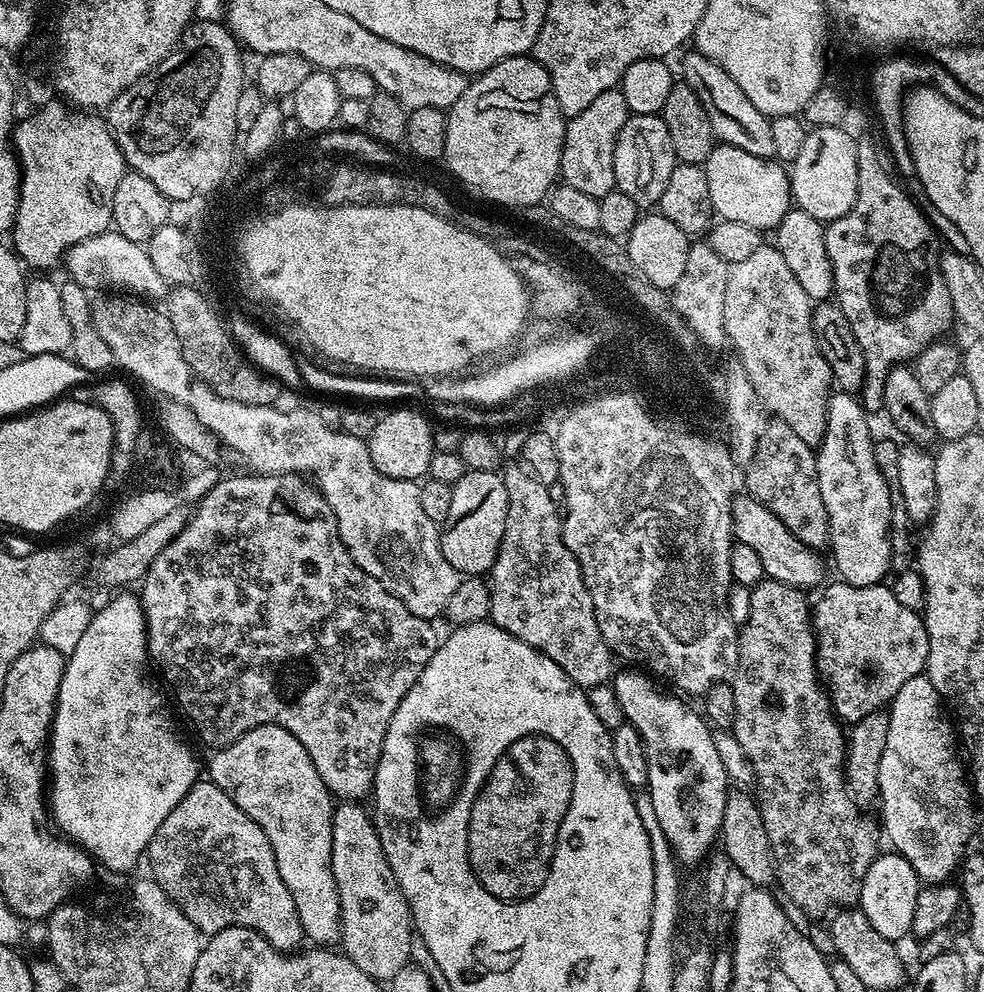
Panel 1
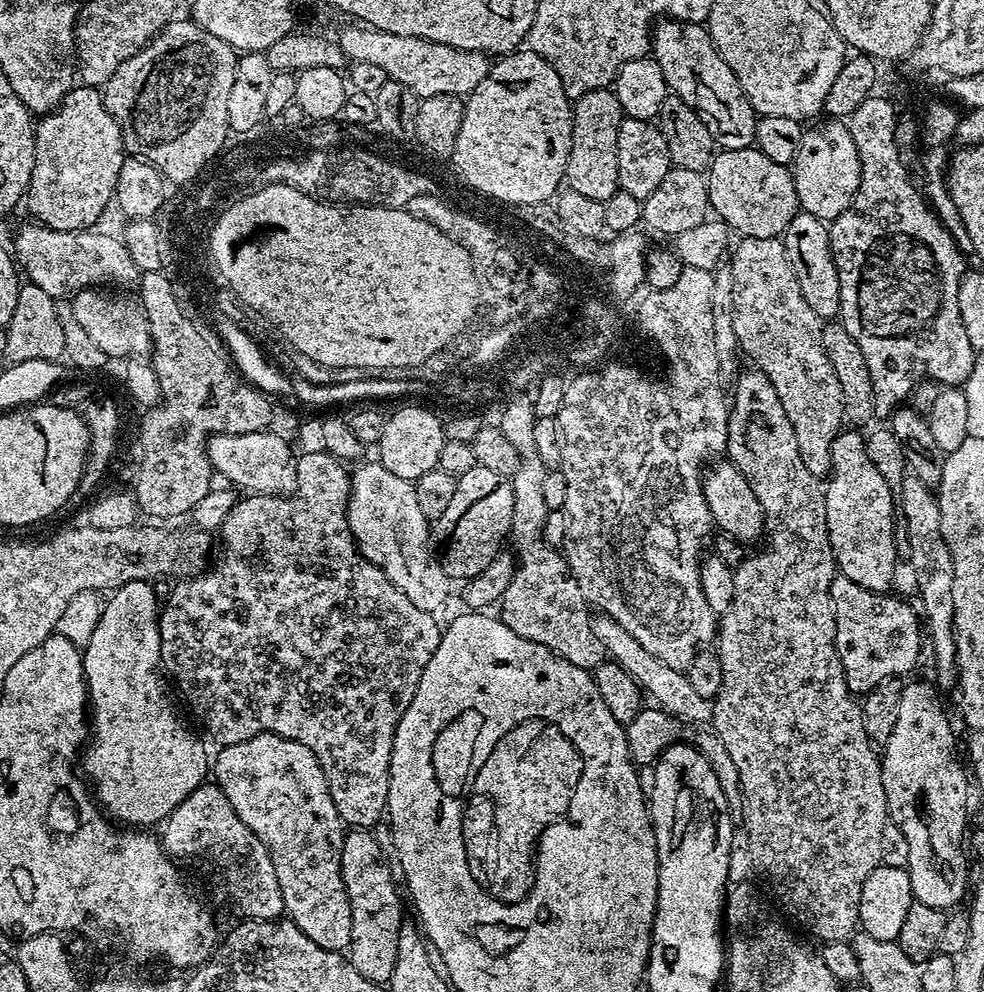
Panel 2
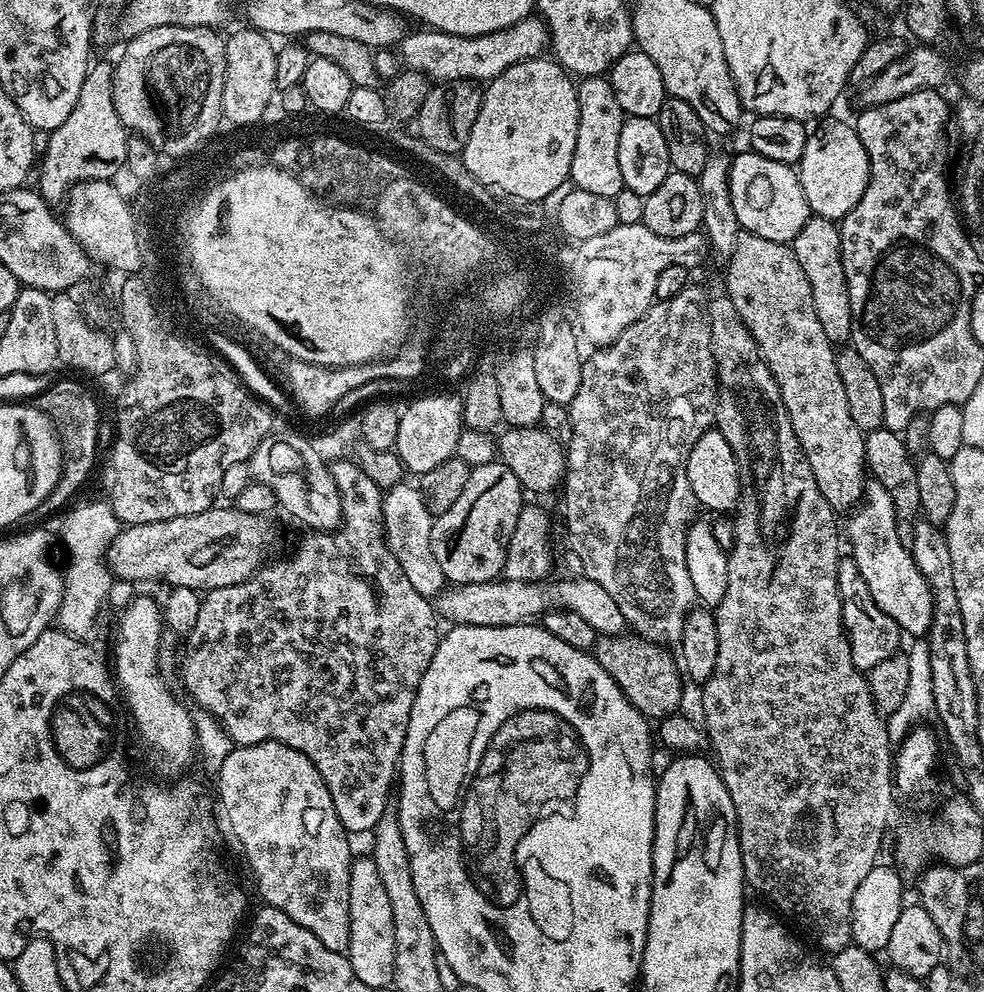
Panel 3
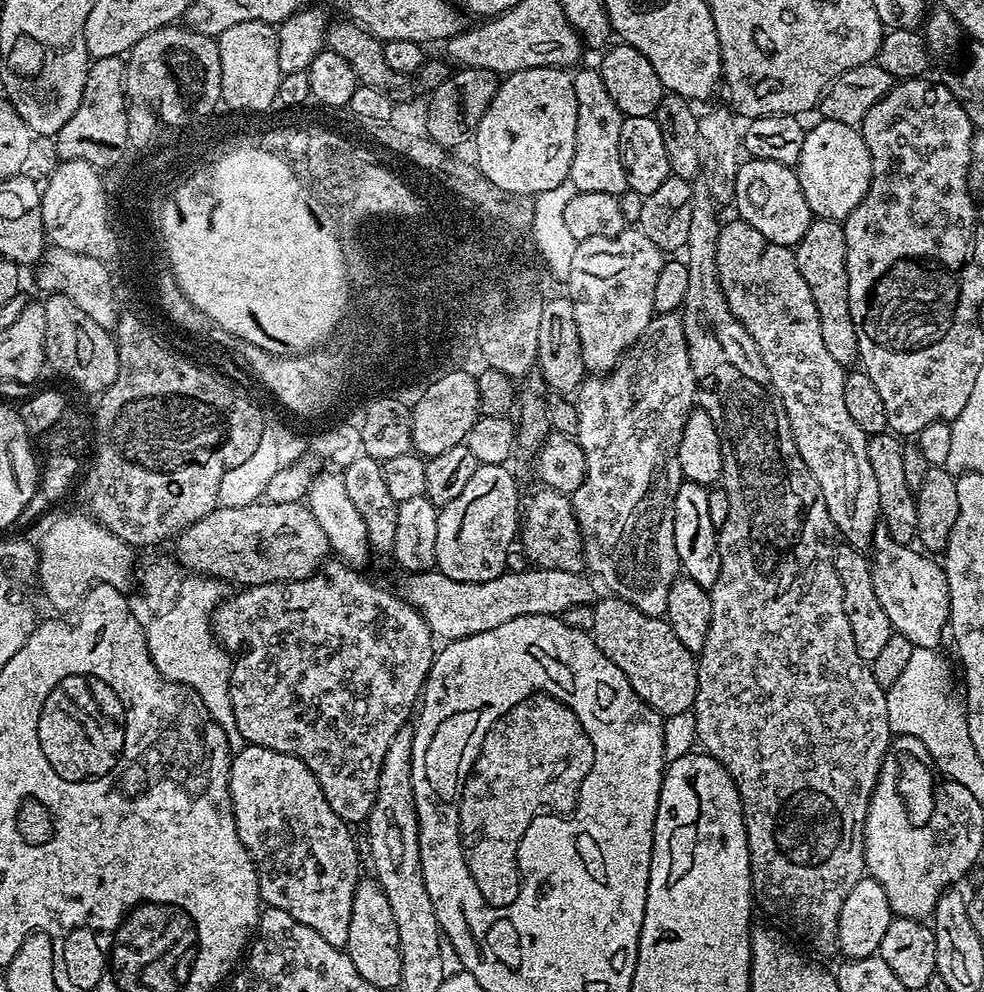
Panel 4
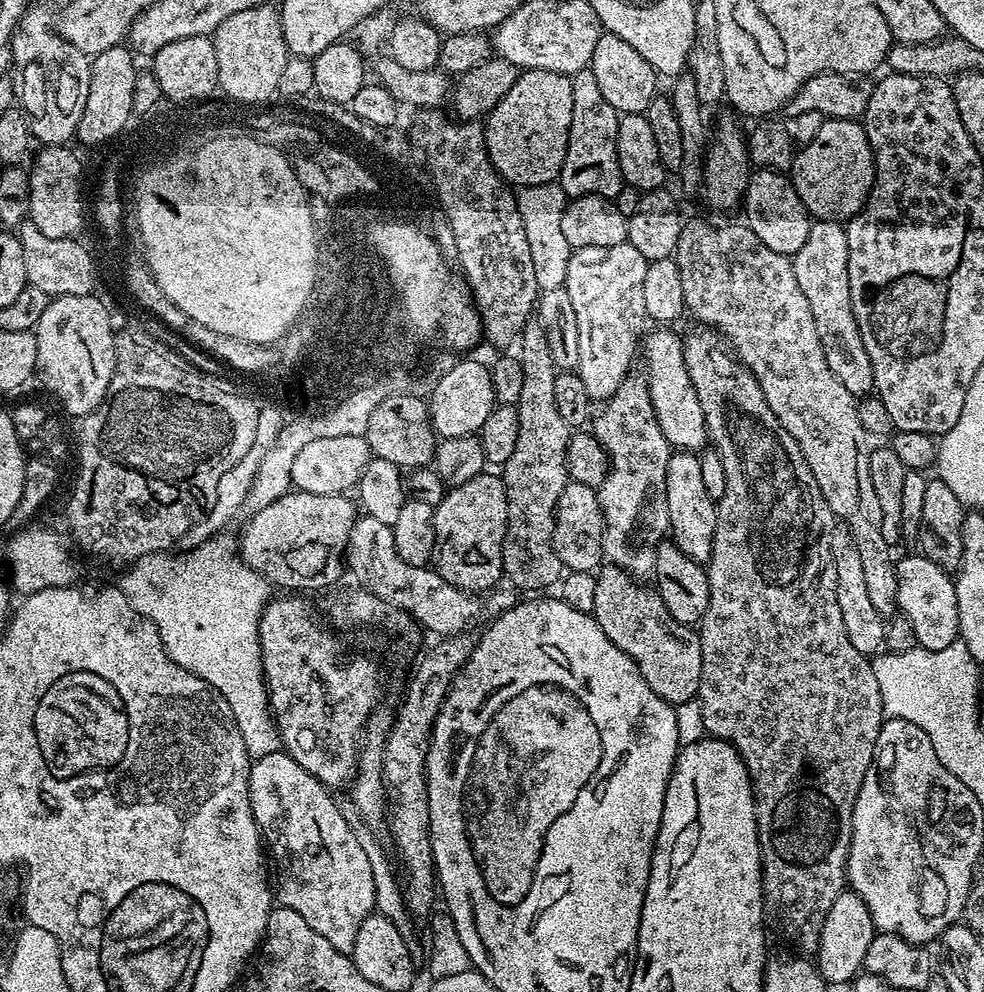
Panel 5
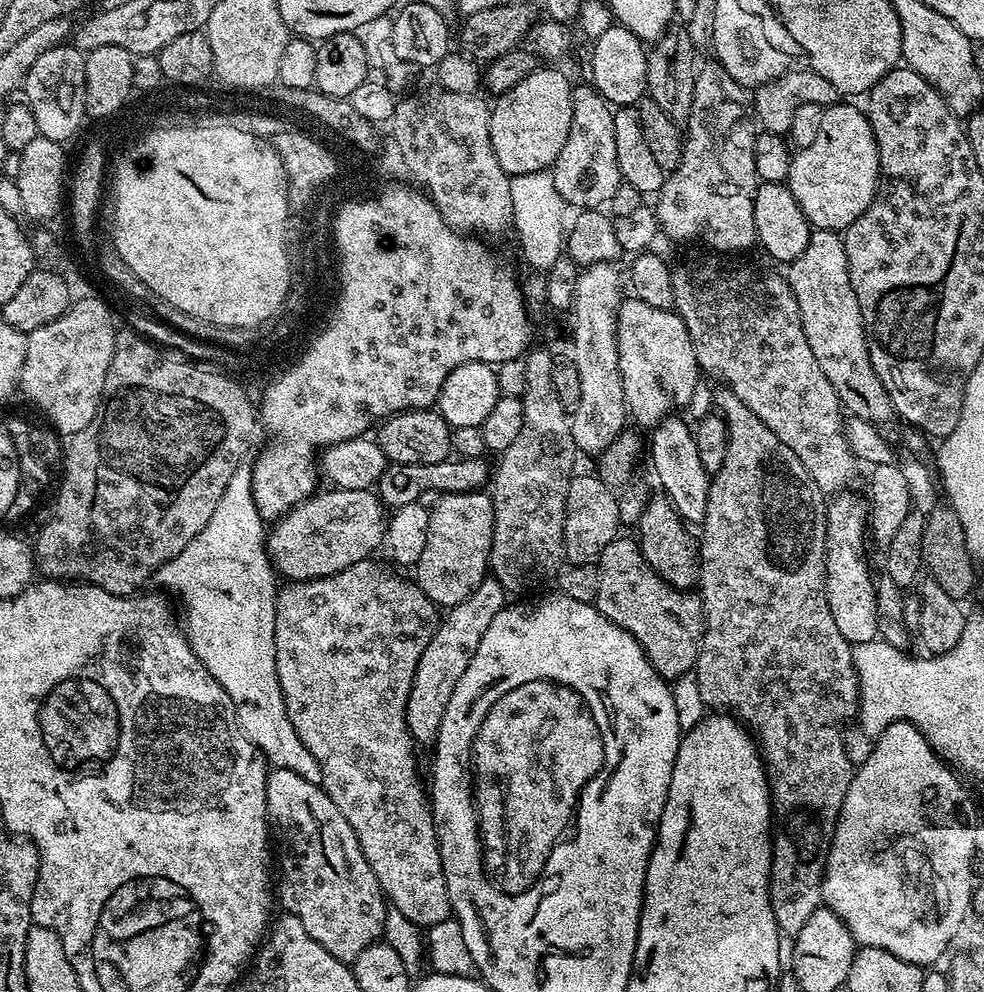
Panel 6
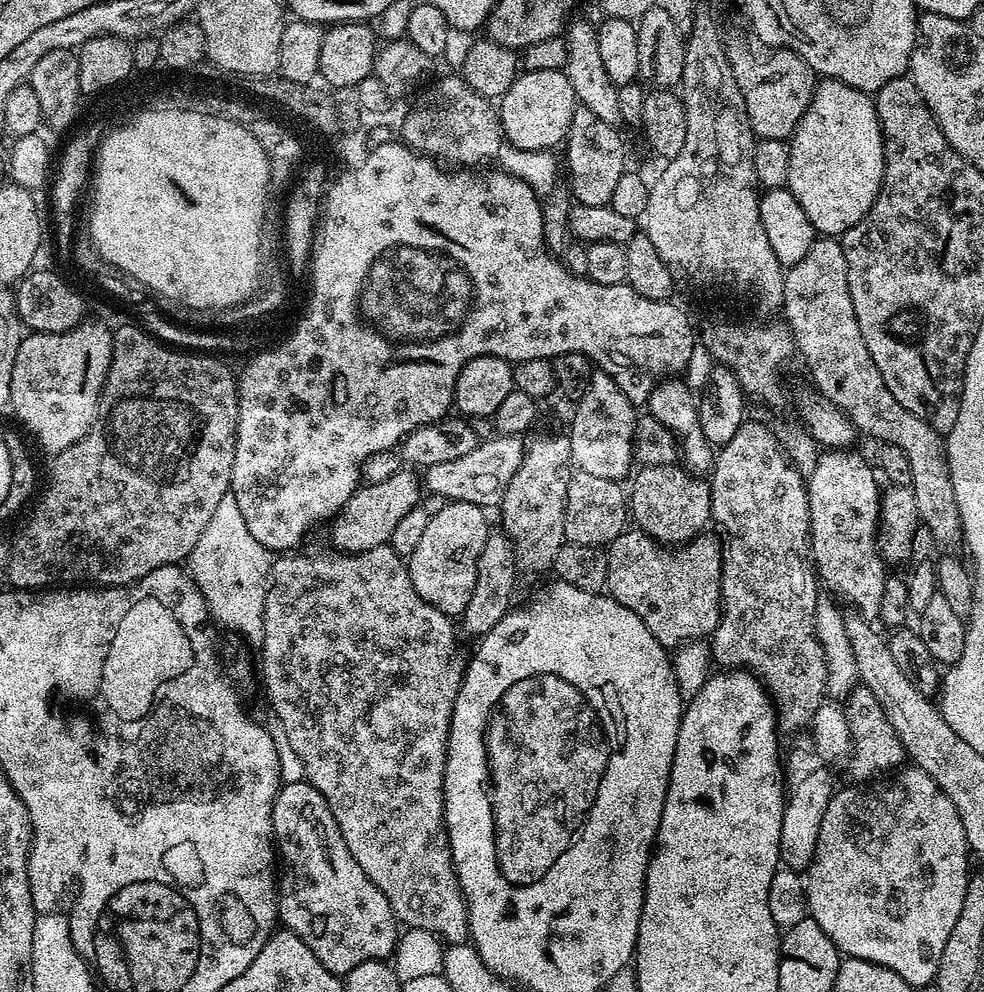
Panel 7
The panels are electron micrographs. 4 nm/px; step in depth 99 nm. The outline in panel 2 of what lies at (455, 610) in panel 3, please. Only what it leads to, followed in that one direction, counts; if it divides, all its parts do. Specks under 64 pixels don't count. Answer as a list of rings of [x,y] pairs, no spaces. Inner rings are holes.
[[[600,614],[593,619],[592,625],[594,634],[598,634],[598,642],[602,642],[605,653],[615,663],[621,664],[624,670],[635,678],[641,689],[647,695],[649,692],[656,699],[653,701],[659,707],[670,713],[671,716],[676,716],[690,725],[711,725],[712,701],[701,698],[694,691],[694,685],[691,684],[690,678],[684,672],[674,670],[674,666],[666,666],[666,662],[662,662],[662,658],[654,658],[654,654],[650,654],[650,650],[638,646],[637,640],[630,638],[630,634],[626,630],[622,630],[622,626],[618,626],[618,622],[614,622],[614,618]]]

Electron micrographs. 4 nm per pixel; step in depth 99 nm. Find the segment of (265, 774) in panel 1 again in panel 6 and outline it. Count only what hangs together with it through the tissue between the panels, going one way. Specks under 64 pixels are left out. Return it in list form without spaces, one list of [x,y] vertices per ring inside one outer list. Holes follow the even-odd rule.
[[[272,768],[266,782],[266,810],[268,811],[268,827],[274,837],[274,844],[280,847],[280,904],[283,911],[296,916],[302,926],[306,926],[306,934],[318,942],[334,958],[351,962],[362,954],[370,945],[377,943],[384,932],[384,919],[390,913],[384,891],[378,886],[378,878],[374,878],[374,870],[370,870],[370,862],[366,862],[366,854],[362,854],[362,846],[358,846],[358,838],[354,830],[350,830],[350,822],[342,818],[342,810],[330,802],[323,787],[314,782],[306,782],[306,778],[298,778],[294,770]]]

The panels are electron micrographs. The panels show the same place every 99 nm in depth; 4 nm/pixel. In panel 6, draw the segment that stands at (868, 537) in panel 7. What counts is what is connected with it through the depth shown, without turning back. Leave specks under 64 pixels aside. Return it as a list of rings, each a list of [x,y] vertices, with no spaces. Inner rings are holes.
[[[841,490],[827,501],[824,509],[825,530],[824,530],[824,561],[826,562],[826,602],[830,602],[830,614],[834,614],[834,626],[838,626],[838,630],[842,634],[842,638],[846,638],[850,645],[865,644],[871,640],[877,639],[876,630],[876,586],[874,583],[874,572],[868,569],[868,556],[864,553],[864,536],[866,540],[866,529],[869,527],[868,506],[863,495],[855,496],[852,490]]]

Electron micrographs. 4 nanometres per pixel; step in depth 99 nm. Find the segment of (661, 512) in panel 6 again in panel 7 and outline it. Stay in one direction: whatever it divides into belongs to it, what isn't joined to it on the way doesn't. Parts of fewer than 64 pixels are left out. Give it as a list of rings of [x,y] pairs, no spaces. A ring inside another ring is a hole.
[[[674,463],[641,467],[631,480],[632,492],[630,488],[626,496],[630,505],[630,516],[634,524],[636,520],[635,527],[646,533],[651,540],[656,540],[665,546],[683,546],[703,533],[707,529],[704,527],[709,527],[712,518],[712,485],[707,479],[696,474],[689,474],[679,463]]]

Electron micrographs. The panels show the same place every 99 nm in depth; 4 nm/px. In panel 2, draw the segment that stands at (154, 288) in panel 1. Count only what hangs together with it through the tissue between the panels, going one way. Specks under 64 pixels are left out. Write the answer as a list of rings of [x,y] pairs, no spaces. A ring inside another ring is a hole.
[[[39,222],[31,223],[17,230],[14,256],[23,275],[34,286],[42,286],[42,290],[46,290],[46,294],[53,298],[68,298],[84,288],[137,283],[136,263],[134,258],[130,258],[130,250],[119,235],[96,232],[100,230],[63,232],[45,228]]]

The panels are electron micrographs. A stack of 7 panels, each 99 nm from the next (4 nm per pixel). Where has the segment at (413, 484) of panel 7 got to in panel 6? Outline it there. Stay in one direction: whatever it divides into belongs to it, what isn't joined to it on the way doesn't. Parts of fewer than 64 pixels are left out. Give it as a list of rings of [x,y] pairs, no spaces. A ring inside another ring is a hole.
[[[333,487],[332,492],[317,491],[291,510],[267,529],[266,547],[272,567],[285,581],[317,580],[319,576],[338,574],[359,560],[367,560],[375,548],[384,543],[386,509],[380,503],[379,495],[372,490],[354,490]]]

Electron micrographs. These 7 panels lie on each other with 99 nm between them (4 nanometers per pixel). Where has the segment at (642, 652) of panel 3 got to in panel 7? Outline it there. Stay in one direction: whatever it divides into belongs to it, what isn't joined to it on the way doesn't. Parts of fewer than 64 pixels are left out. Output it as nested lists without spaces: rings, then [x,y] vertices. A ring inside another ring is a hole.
[[[626,530],[606,546],[607,595],[626,606],[626,610],[634,610],[634,614],[638,614],[638,618],[646,622],[646,630],[650,630],[650,634],[654,634],[654,638],[658,638],[658,642],[669,650],[675,649],[681,642],[711,637],[712,631],[720,625],[722,544],[715,535],[708,535],[699,534],[687,544],[673,550],[656,540],[651,540],[642,531]]]

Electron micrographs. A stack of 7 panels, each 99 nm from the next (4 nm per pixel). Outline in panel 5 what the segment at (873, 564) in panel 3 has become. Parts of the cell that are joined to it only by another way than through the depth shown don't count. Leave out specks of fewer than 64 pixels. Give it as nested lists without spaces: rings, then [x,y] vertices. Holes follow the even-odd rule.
[[[922,554],[897,559],[896,573],[898,574],[898,598],[896,607],[902,613],[903,619],[914,626],[914,641],[919,647],[926,650],[943,650],[945,646],[957,643],[960,635],[958,626],[958,594],[956,593],[956,581],[940,565],[930,562]]]

